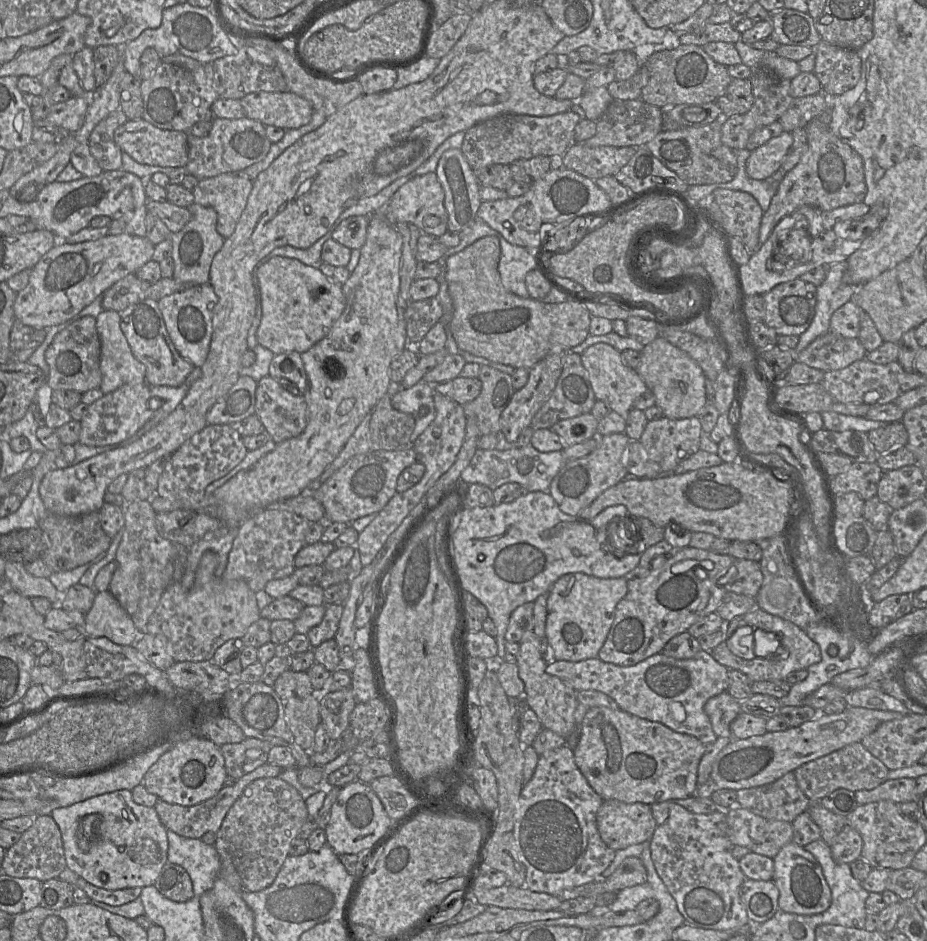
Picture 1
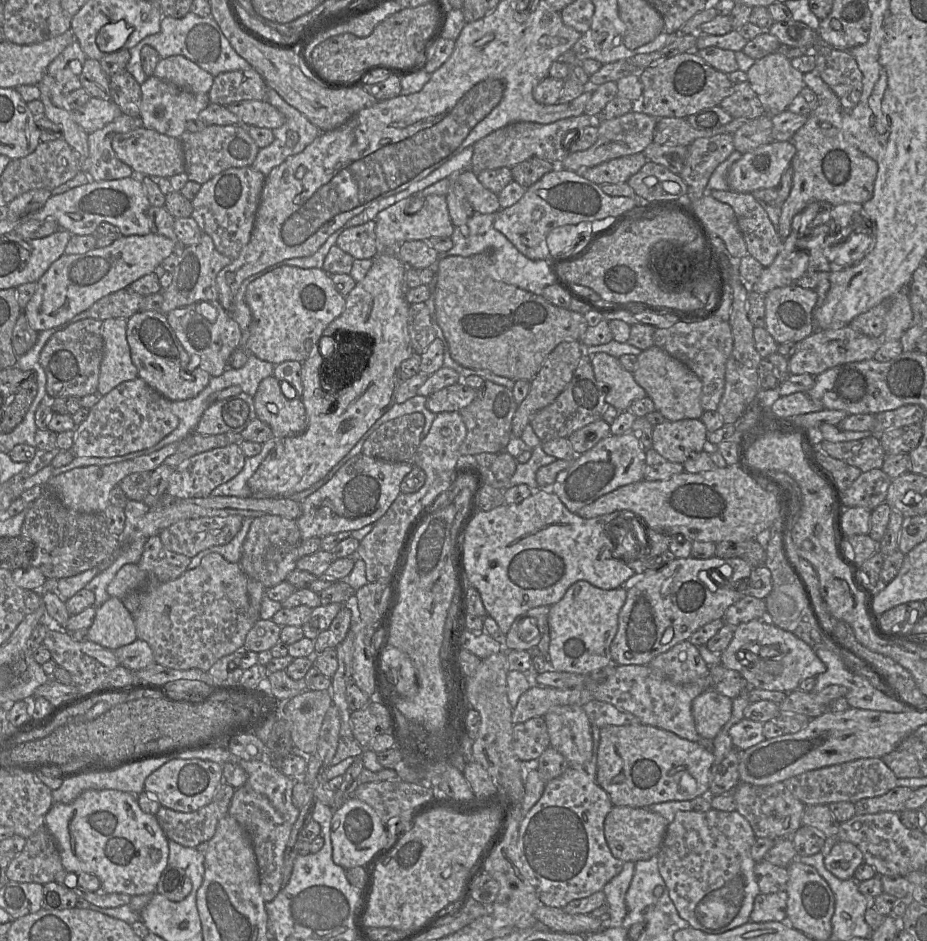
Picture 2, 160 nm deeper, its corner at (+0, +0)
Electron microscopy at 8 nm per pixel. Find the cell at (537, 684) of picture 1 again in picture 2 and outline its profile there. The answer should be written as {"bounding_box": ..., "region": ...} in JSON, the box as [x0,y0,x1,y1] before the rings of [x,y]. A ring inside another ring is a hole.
{"bounding_box":[544,706,592,766],"region":[[[583,706],[552,707],[544,716],[550,746],[559,751],[571,765],[584,766],[592,757],[591,722]]]}

